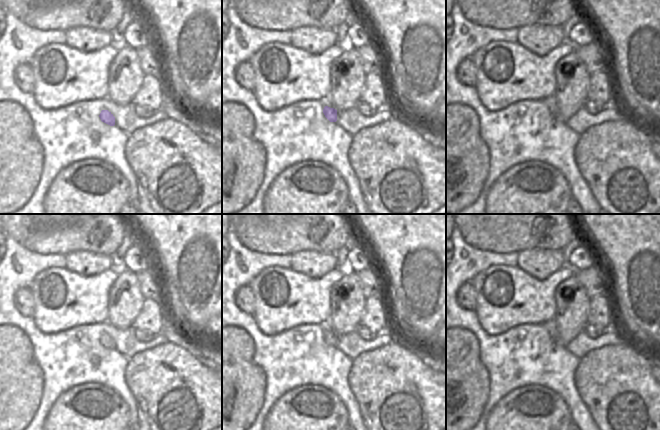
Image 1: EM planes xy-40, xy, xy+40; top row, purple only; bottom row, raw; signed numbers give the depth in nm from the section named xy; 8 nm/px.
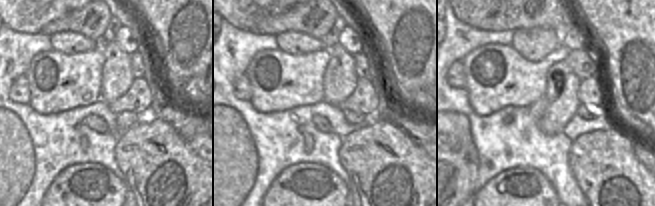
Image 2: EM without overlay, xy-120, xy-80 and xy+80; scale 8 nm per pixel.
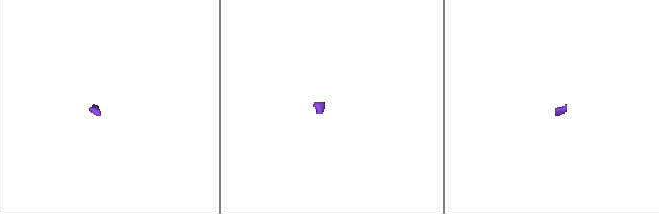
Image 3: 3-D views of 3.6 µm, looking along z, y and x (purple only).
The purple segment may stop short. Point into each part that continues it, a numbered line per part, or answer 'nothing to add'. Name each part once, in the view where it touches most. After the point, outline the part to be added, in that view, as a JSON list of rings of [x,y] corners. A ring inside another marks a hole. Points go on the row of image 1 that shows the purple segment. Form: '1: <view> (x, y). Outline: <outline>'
1: xy (326, 101). Outline: [[[331,93],[329,94],[329,97],[328,98],[322,98],[321,101],[323,102],[323,104],[325,106],[328,106],[330,108],[333,108],[333,105],[331,103]]]

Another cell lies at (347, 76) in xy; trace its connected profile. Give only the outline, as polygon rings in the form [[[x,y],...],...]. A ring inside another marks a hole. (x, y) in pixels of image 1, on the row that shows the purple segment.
[[[357,48],[345,51],[331,65],[331,103],[336,110],[357,106],[366,73],[363,71]]]

